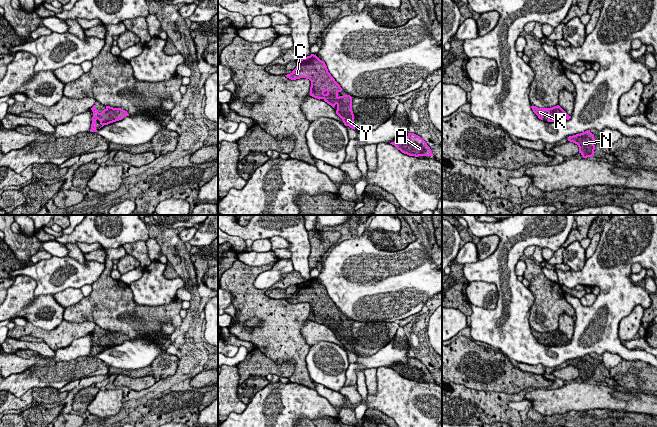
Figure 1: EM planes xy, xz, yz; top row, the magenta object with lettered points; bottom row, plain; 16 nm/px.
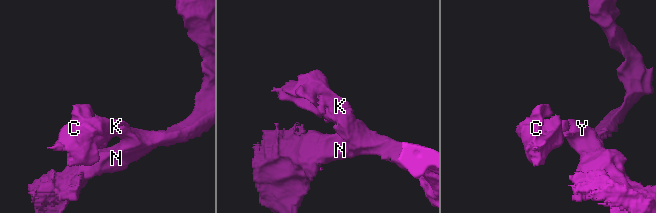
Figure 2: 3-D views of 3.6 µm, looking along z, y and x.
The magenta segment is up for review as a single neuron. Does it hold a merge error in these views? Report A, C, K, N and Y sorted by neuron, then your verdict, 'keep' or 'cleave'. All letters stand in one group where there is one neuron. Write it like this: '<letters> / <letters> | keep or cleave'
A C K N Y | keep

